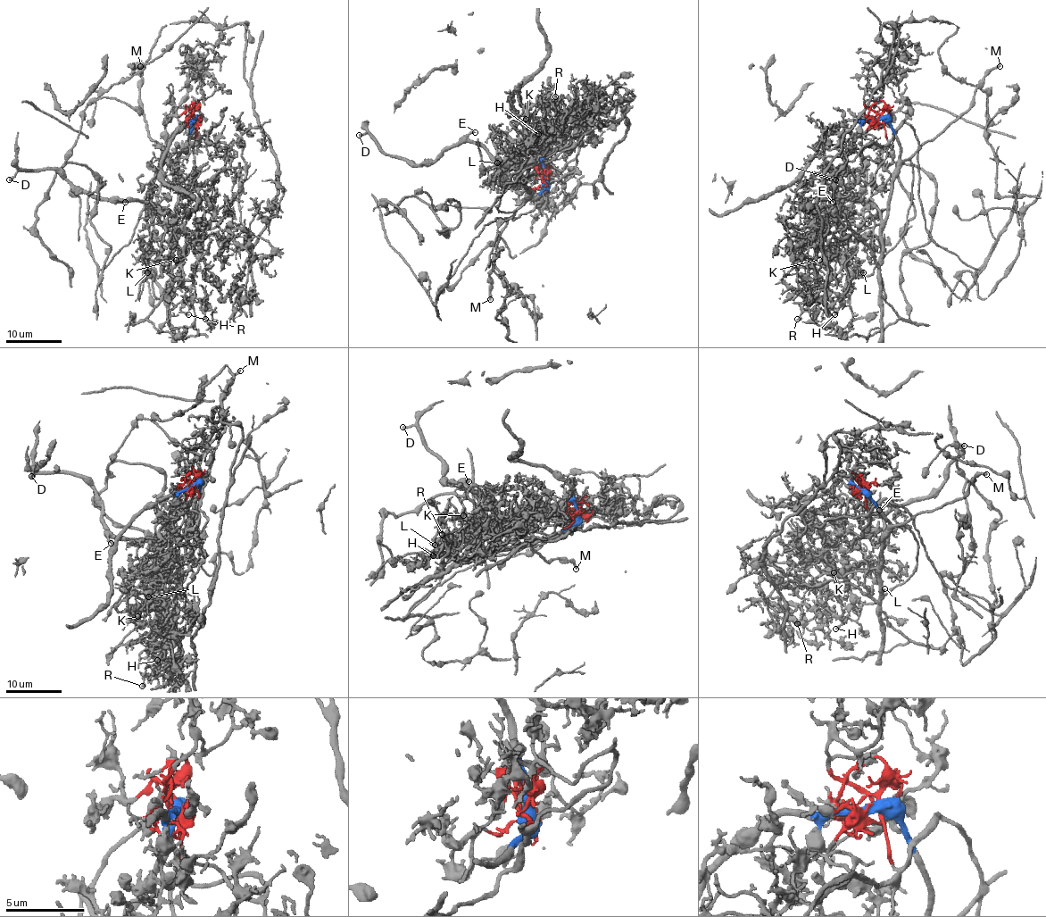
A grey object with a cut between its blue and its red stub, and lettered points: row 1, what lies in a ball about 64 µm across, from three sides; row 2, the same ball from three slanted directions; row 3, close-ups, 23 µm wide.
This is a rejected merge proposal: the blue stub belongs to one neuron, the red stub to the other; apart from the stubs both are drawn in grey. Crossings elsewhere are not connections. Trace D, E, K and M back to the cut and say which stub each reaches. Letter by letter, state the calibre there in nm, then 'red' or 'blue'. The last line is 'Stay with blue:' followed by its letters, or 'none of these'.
D: 340 nm | blue
E: 280 nm | blue
K: 200 nm | red
M: 320 nm | blue
Stay with blue: D, E, M

